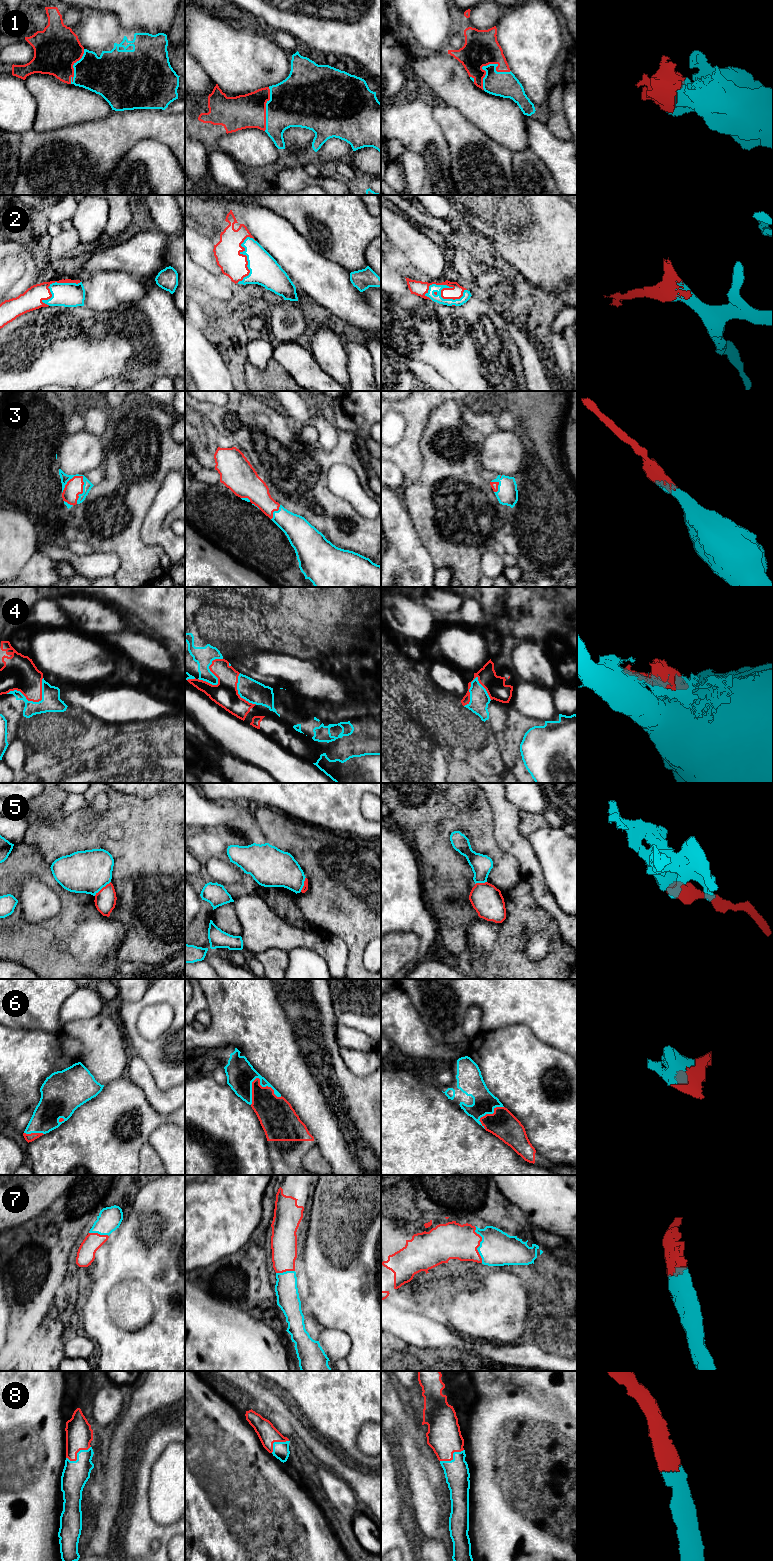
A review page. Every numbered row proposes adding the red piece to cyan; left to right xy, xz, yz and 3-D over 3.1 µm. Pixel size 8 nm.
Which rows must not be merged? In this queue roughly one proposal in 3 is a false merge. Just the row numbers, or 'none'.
4, 5

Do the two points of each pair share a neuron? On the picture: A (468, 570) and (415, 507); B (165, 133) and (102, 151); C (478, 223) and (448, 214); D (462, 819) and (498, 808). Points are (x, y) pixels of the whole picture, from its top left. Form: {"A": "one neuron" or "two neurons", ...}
{"A": "one neuron", "B": "one neuron", "C": "two neurons", "D": "two neurons"}

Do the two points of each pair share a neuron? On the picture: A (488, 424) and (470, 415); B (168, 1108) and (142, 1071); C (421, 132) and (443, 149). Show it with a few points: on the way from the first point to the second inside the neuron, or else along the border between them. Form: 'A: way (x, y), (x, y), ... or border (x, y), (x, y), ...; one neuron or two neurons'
A: way (484, 424), (478, 419), (474, 419); one neuron
B: way (159, 1099), (145, 1080); one neuron
C: way (426, 137), (438, 146); one neuron

